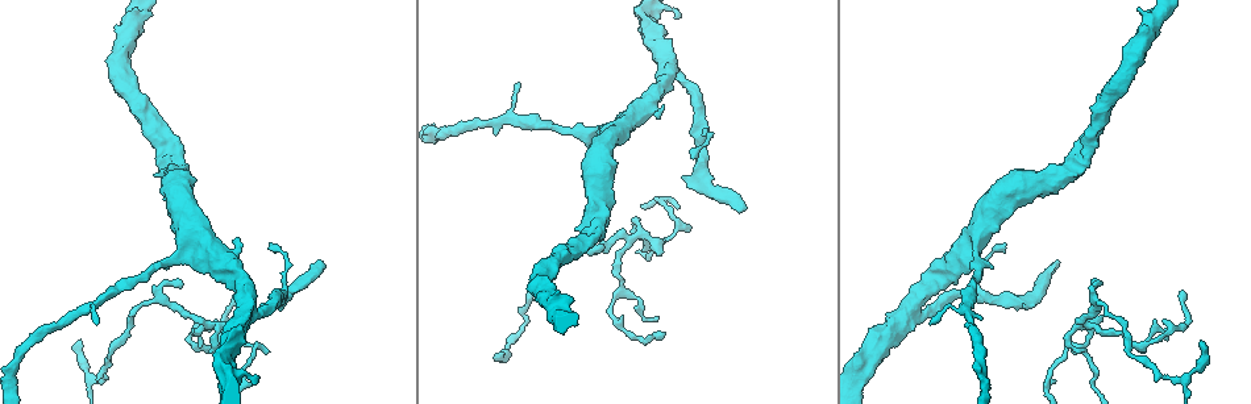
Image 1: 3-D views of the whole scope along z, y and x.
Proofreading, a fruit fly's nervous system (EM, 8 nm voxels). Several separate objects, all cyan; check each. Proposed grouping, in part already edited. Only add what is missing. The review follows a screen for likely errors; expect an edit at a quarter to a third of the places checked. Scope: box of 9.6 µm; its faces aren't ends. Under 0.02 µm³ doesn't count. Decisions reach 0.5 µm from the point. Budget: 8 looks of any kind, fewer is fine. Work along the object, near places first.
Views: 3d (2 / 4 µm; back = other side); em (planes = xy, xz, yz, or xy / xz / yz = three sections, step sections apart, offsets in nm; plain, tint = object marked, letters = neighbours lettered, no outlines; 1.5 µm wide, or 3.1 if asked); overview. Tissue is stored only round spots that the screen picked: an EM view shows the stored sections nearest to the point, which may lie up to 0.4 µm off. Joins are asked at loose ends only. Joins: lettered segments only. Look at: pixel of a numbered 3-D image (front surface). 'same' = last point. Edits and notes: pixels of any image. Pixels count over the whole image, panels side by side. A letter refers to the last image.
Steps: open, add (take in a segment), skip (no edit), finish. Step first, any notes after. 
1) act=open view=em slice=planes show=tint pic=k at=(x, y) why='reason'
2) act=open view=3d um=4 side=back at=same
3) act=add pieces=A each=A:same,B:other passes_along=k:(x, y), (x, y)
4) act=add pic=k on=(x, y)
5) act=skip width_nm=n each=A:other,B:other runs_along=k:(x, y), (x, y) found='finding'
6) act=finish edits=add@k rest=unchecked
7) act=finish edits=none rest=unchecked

act=open view=em slice=yz step=4 show=tint pic=1 at=(1167, 340) why='tapers out'

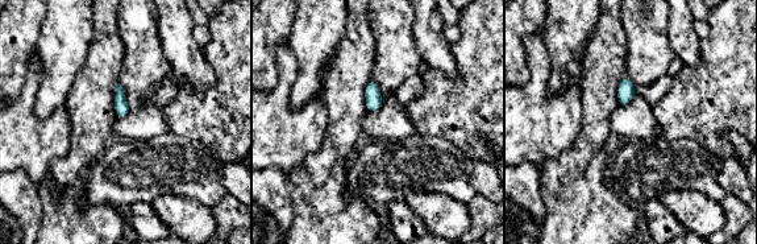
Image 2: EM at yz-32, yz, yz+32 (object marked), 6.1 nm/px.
act=open view=em slice=yz step=4 show=letters at=same

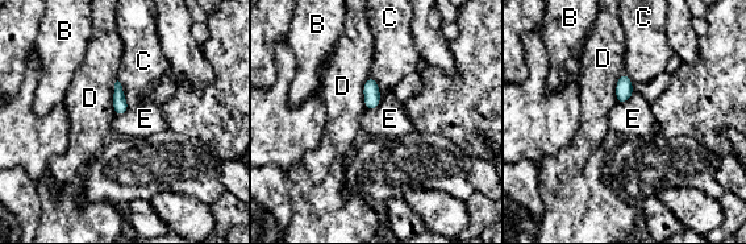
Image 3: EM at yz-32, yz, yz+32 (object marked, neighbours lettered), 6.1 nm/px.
act=skip each=B:other,C:other,D:other,E:other border=3:(380, 98), (376, 107), (365, 108) found='none of them fits'

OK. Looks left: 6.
act=open view=em slice=planes show=letters pic=1 at=(1057, 263) why='free end'

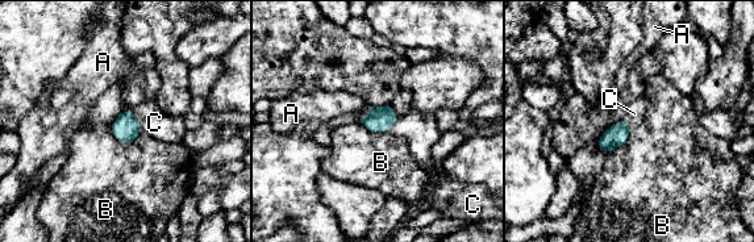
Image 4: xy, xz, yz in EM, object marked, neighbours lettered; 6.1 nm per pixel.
act=add pieces=C longest_contact=B:220nm each=A:other,B:other,C:same passes_along=4:(125, 128), (137, 121), (154, 122) found='it goes on there'

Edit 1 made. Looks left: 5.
act=open view=overview

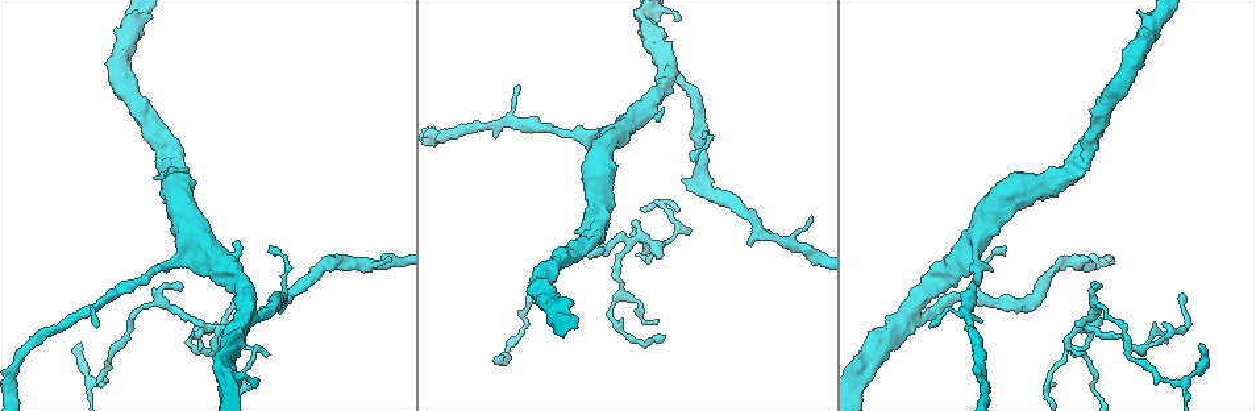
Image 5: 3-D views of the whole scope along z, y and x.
act=open view=em slice=xz step=8 show=letters pic=5 at=(991, 237) why='stops while still wide'

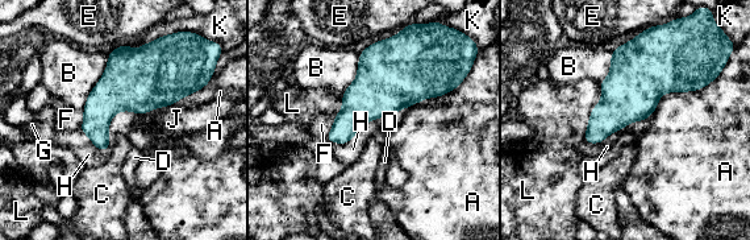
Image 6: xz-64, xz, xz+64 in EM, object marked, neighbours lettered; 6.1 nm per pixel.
act=open view=em slice=planes show=letters at=same why='another direction'

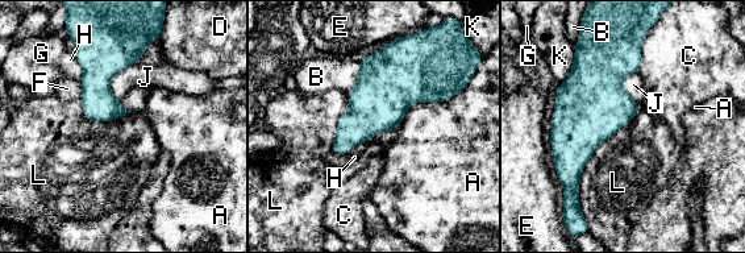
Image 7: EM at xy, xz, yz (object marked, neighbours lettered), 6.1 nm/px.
act=skip each=A:other,B:other,C:other,D:other,E:other,F:other,G:other,H:other,J:other,K:other,L:other border=7:(640, 108), (586, 164), (579, 204) found='none of them fits'

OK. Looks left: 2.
act=finish edits=add@4 rest=unchecked

